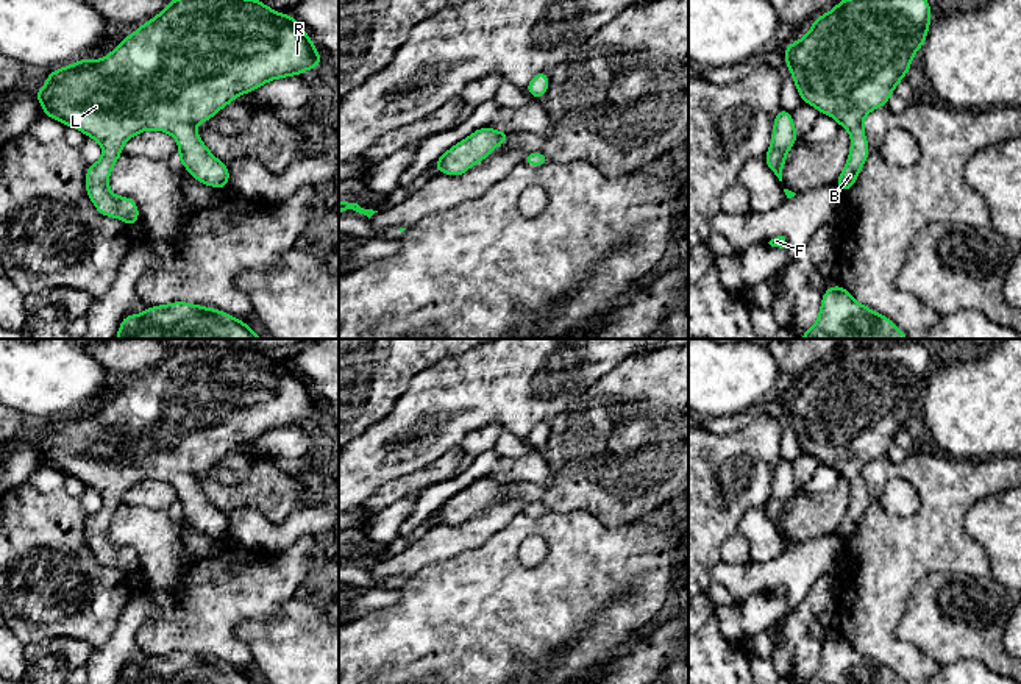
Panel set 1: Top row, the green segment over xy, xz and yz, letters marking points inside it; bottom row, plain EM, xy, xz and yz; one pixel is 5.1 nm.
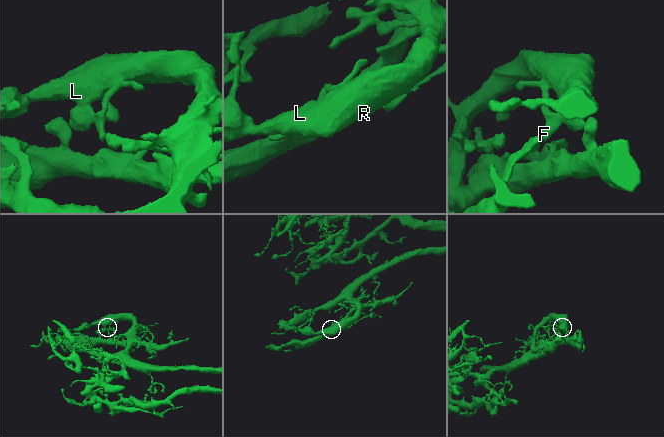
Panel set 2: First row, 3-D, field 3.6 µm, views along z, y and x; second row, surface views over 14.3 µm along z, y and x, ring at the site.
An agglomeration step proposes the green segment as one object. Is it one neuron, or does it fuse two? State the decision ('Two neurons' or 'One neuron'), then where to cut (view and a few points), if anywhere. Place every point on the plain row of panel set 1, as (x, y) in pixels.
One neuron. No split

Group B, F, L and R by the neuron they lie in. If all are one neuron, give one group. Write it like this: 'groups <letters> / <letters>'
groups B F L R

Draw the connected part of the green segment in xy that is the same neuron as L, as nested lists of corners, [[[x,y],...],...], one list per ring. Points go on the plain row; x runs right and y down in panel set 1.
[[[217,340],[172,348],[155,369],[120,390],[108,406],[97,411],[86,408],[48,422],[47,433],[34,447],[44,465],[100,492],[103,508],[87,515],[86,542],[101,565],[136,576],[136,551],[116,547],[108,537],[111,520],[128,489],[145,479],[172,484],[178,490],[181,515],[200,533],[228,540],[229,518],[206,498],[195,483],[197,475],[208,472],[237,445],[272,429],[301,425],[311,417],[322,417],[322,408],[290,364],[279,364],[256,348]]]

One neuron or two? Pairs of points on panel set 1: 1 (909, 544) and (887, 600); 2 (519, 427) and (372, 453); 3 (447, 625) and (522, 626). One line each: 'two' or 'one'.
1: one
2: one
3: one

